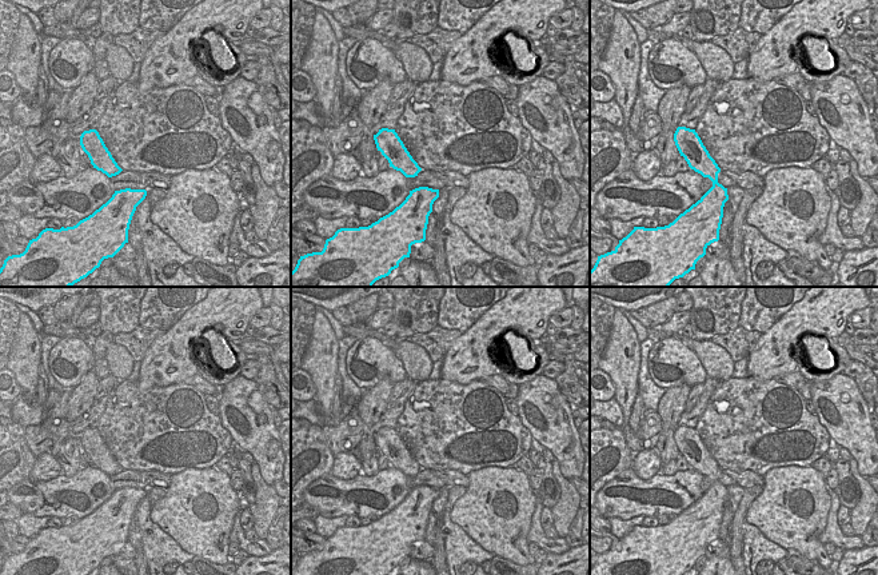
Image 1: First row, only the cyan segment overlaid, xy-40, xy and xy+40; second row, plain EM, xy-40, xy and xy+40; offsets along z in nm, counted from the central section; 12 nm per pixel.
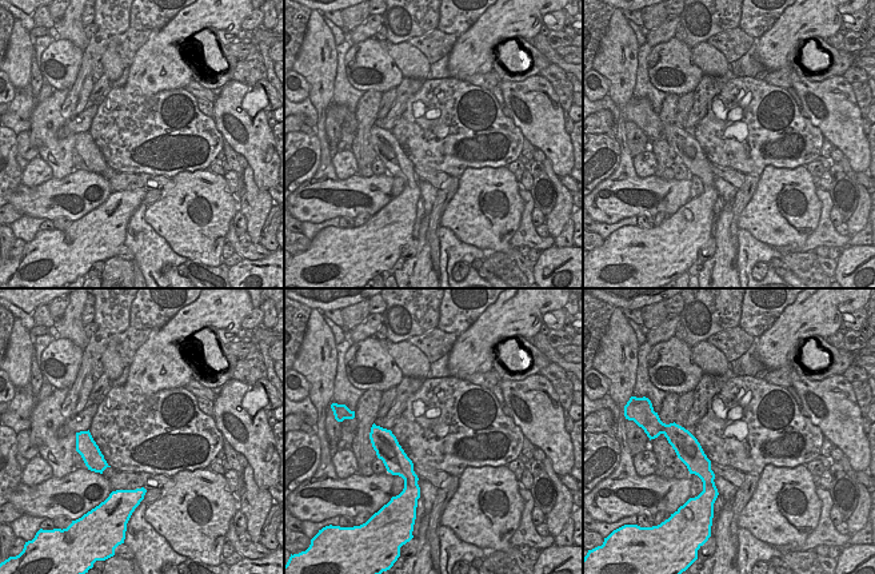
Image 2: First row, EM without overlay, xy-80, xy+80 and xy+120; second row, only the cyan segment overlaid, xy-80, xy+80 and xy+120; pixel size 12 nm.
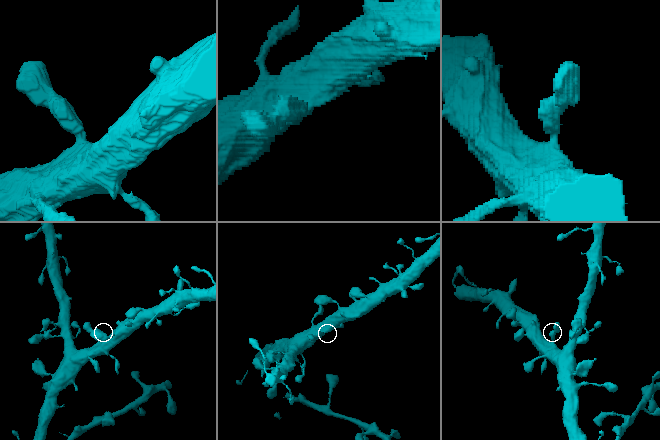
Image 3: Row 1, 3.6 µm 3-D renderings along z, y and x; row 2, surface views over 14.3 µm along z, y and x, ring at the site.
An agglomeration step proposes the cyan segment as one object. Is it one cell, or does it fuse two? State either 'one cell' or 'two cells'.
two cells

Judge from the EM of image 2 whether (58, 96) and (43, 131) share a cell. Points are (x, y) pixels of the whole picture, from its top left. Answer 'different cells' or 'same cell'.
same cell

